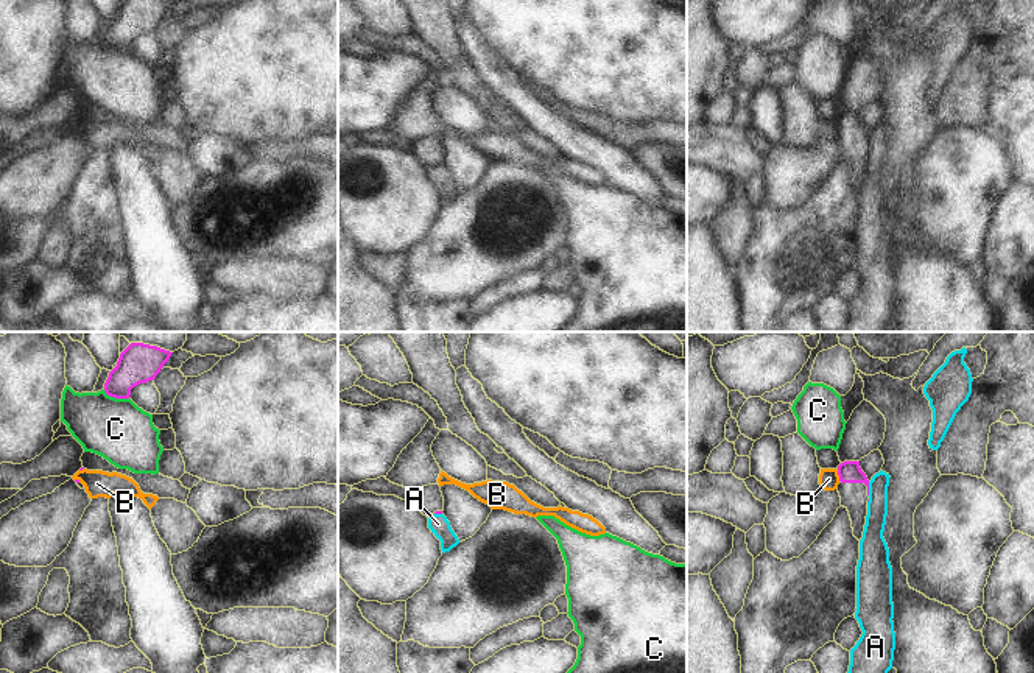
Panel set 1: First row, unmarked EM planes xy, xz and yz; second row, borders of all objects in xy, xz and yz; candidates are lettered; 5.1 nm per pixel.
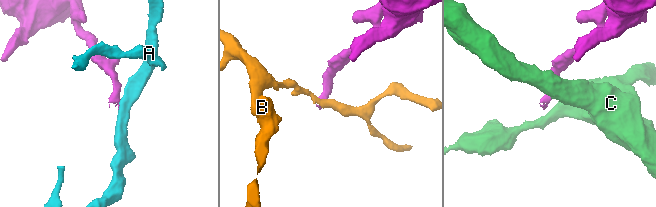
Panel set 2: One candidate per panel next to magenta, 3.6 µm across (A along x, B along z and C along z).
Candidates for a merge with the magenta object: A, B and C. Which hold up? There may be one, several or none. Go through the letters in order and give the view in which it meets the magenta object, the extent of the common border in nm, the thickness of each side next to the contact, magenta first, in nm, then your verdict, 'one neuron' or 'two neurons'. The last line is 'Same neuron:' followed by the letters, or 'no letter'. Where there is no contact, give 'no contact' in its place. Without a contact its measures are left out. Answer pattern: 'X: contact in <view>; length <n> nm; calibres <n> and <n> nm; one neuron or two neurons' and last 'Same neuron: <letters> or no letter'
A: contact in yz; length 70 nm; calibres 110 and 110 nm; two neurons
B: contact in yz; length 70 nm; calibres 110 and 110 nm; two neurons
C: contact in xy; length 140 nm; calibres 190 and 320 nm; two neurons
Same neuron: no letter

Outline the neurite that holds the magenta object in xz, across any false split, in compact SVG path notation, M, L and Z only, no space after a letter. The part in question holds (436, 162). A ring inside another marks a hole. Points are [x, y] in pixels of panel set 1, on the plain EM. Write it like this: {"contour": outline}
{"contour": "M428 136L413 142L411 153L427 168L444 162L444 148L439 136Z"}

